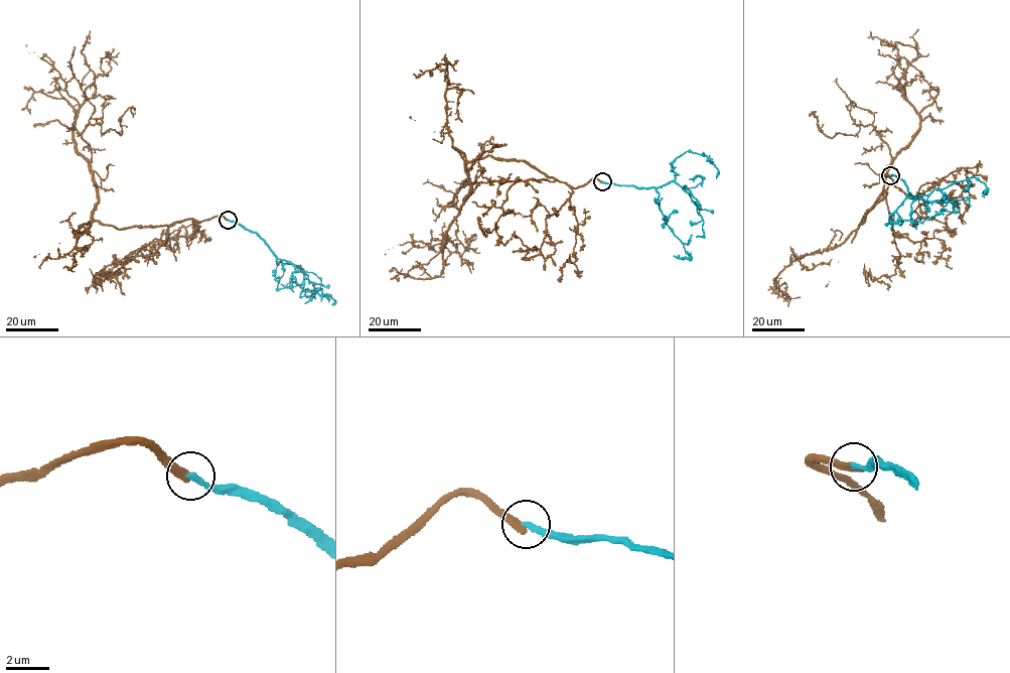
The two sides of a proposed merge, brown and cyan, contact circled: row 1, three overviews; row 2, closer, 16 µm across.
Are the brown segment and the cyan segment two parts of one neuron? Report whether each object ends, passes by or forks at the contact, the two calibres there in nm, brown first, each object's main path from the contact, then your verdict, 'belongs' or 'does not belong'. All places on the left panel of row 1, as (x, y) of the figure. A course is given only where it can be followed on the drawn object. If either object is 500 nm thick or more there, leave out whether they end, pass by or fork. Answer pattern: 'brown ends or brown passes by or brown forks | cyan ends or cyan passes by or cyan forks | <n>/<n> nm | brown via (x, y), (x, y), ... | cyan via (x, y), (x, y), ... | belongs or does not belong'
brown ends | cyan ends | 320/240 nm | brown via (228, 220), (120, 229), (93, 218), (96, 181), (74, 121), (102, 57), (117, 64) | cyan via (228, 220), (256, 232), (278, 258), (291, 262), (305, 273), (313, 284), (314, 295), (300, 297), (303, 289) | does not belong

